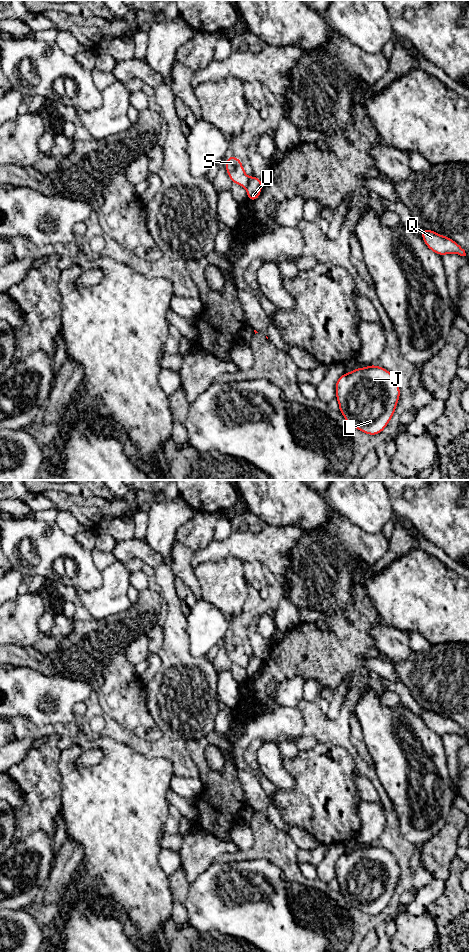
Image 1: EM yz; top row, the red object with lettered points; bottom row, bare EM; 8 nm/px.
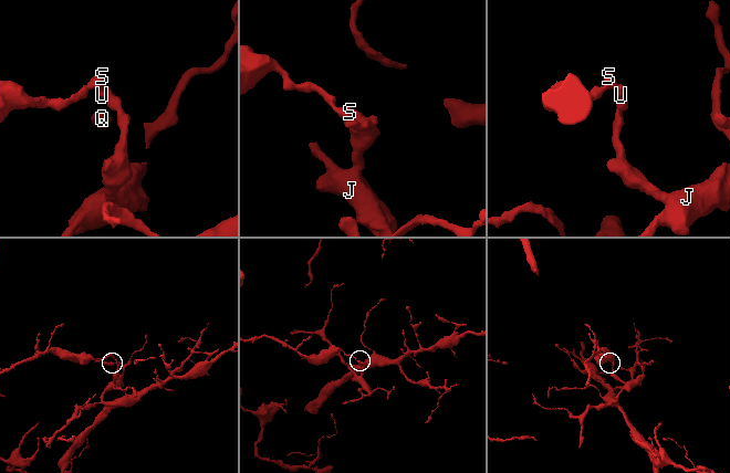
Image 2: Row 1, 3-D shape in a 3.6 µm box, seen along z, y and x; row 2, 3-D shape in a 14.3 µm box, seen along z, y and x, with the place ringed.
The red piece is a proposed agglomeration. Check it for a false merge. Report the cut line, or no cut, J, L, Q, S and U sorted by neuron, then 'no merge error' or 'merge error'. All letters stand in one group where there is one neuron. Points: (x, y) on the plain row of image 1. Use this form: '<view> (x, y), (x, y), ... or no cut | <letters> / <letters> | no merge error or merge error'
yz (250, 658), (246, 665) | J L Q U / S | merge error

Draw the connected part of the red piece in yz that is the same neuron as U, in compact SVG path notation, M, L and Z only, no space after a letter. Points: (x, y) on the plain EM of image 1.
M252 656L249 659L248 665L246 667L246 672L249 681L256 681L260 676L263 667L263 662L256 656Z

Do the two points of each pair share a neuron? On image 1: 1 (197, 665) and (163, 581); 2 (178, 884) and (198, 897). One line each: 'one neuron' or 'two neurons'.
1: one neuron
2: two neurons

